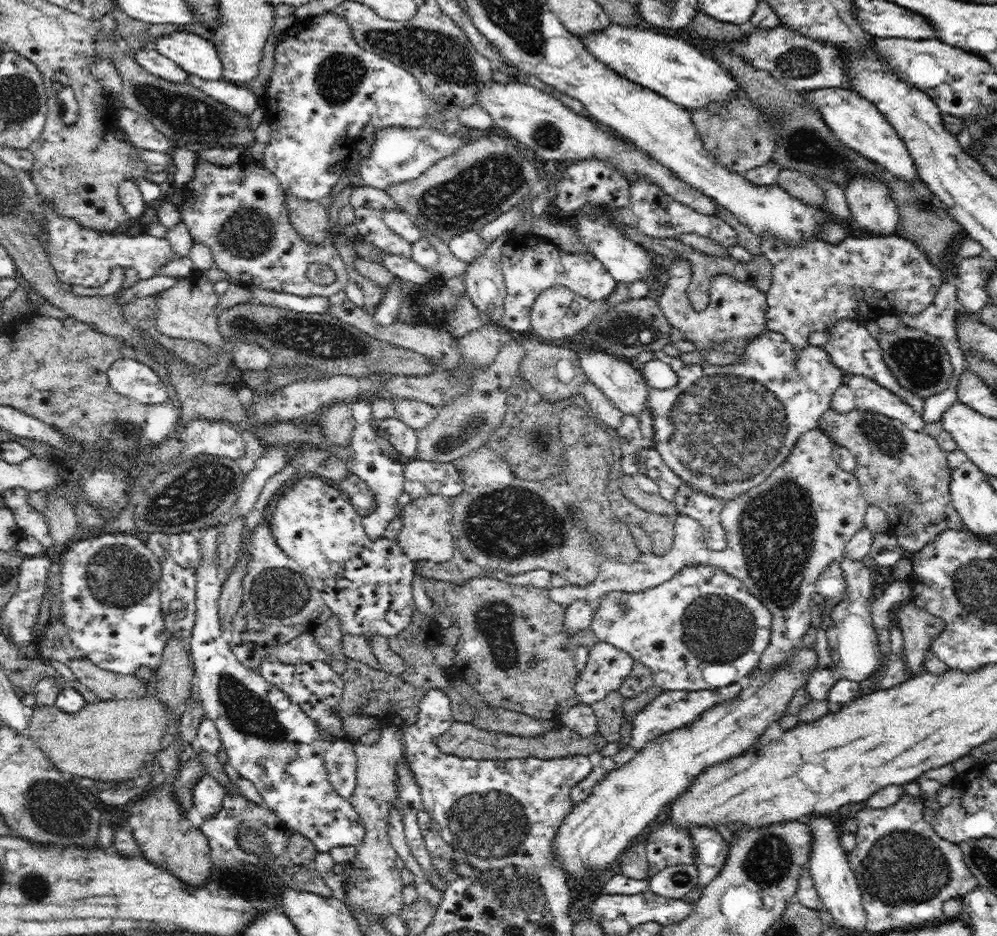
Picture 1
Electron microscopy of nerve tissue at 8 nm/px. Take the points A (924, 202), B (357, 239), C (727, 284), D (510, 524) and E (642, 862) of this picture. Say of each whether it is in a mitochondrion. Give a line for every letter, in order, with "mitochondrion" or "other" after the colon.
A: mitochondrion
B: other
C: other
D: mitochondrion
E: other

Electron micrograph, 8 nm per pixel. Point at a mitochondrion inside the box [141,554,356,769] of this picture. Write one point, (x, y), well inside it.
(247, 712)

